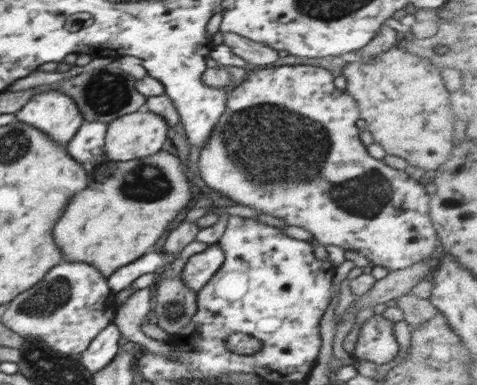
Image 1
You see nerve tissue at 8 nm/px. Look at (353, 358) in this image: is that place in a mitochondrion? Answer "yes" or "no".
no

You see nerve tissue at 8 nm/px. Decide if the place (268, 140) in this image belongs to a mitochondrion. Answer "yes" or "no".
yes

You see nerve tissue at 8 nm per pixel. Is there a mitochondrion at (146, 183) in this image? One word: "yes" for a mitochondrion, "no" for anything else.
yes

